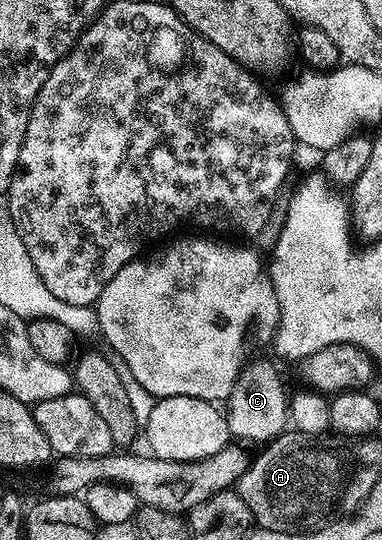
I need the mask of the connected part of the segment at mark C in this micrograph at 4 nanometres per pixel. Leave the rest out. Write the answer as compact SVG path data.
M251 358L249 362L243 366L243 369L238 374L238 379L232 385L232 389L230 390L230 396L224 400L224 411L226 417L226 423L230 426L230 434L233 436L235 440L238 441L246 441L242 439L266 439L262 441L274 441L277 440L278 436L283 434L287 430L288 424L286 424L286 419L288 423L288 394L286 395L286 387L282 384L282 379L278 376L278 371L273 367L272 364L269 363L266 359L254 359Z

